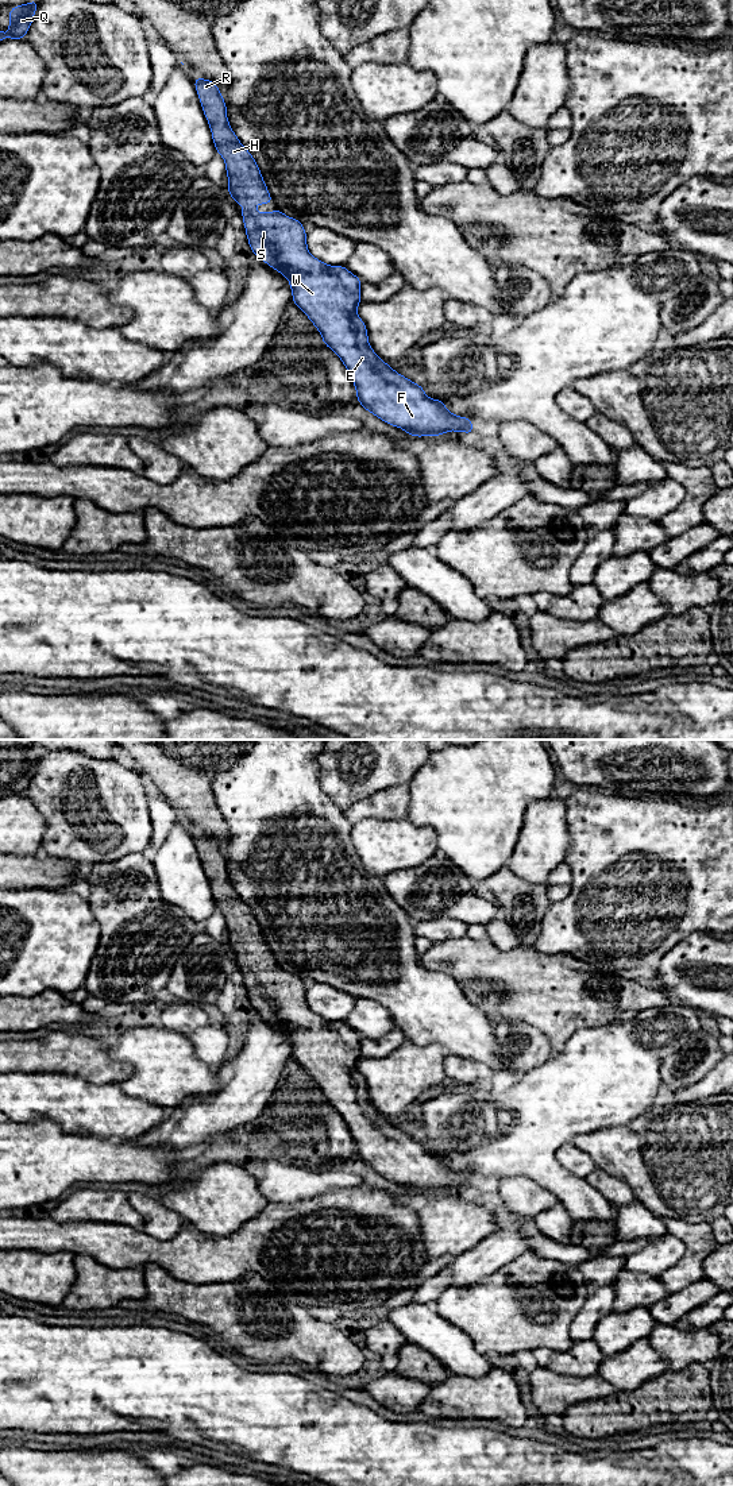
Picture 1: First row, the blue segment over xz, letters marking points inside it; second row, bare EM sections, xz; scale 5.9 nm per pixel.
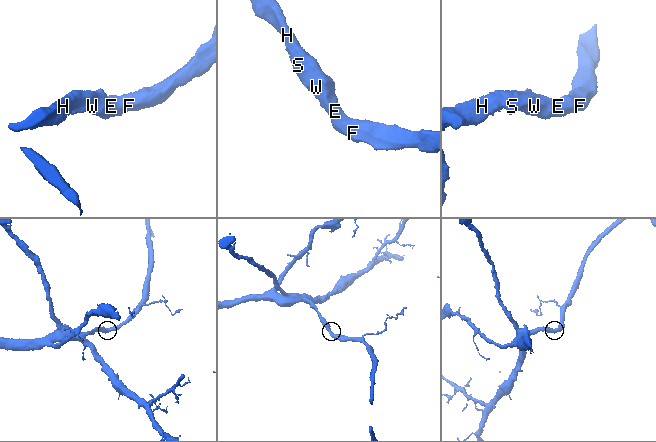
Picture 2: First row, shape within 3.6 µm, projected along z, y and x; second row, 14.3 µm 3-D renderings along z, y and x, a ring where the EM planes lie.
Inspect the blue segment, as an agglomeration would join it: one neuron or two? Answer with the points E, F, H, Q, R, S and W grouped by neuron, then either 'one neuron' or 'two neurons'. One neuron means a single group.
E F H Q R S W | one neuron

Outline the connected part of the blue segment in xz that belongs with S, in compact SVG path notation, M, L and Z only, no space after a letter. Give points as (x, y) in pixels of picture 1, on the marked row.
M193 77L193 81L212 131L215 148L225 162L228 194L244 208L240 215L251 251L289 279L293 304L315 324L324 344L342 359L355 385L360 405L383 422L402 428L406 435L441 436L448 431L474 435L474 424L468 417L458 417L447 410L443 401L428 398L423 386L394 371L369 346L366 325L356 314L356 308L362 302L360 278L350 273L346 266L328 266L310 255L306 247L306 231L300 220L283 215L279 209L269 213L252 209L256 204L274 202L261 170L234 134L227 120L227 104L217 85L205 78Z

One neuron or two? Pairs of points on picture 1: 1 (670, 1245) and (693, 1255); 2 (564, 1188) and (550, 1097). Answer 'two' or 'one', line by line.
1: two
2: one

